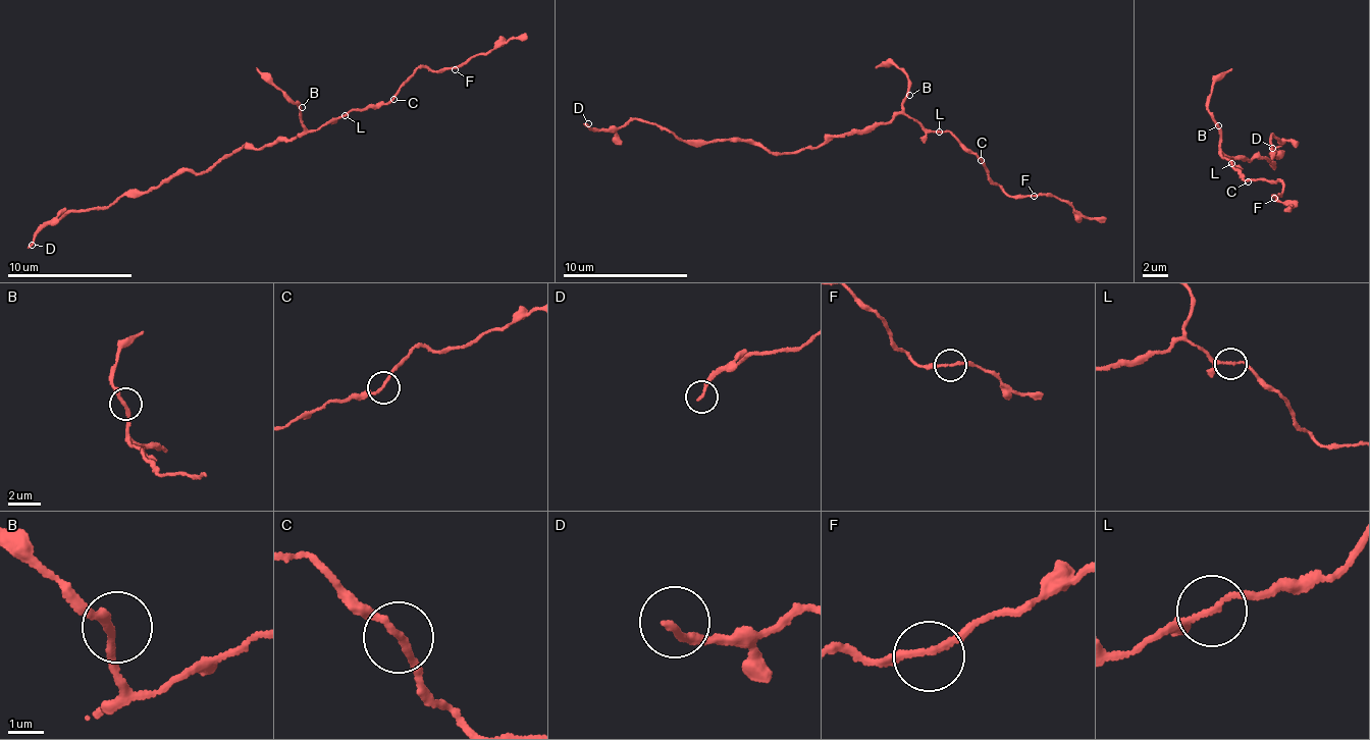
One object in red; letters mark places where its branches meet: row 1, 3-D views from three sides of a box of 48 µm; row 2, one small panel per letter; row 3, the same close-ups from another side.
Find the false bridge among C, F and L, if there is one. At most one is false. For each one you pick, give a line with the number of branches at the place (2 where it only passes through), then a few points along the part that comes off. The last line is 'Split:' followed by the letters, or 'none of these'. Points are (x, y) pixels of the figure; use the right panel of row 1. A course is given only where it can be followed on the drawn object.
Split: none of these

